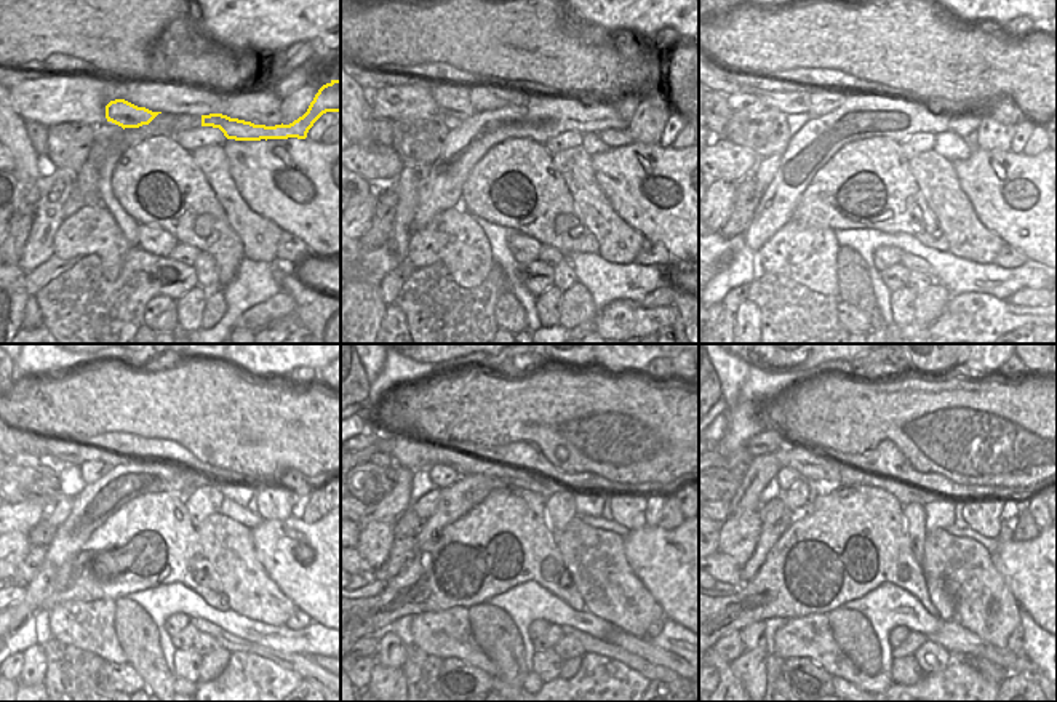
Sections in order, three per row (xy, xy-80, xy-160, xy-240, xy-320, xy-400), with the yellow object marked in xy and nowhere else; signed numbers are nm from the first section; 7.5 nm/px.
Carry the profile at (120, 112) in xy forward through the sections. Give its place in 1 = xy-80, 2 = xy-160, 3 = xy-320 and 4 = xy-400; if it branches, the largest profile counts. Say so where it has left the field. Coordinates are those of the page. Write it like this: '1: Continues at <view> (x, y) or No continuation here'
1: Continues at xy-80 (453, 99)
2: Continues at xy-160 (797, 101)
3: No continuation here
4: No continuation here

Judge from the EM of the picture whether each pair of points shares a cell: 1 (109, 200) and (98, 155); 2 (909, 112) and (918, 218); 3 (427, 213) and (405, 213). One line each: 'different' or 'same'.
1: different
2: different
3: different

